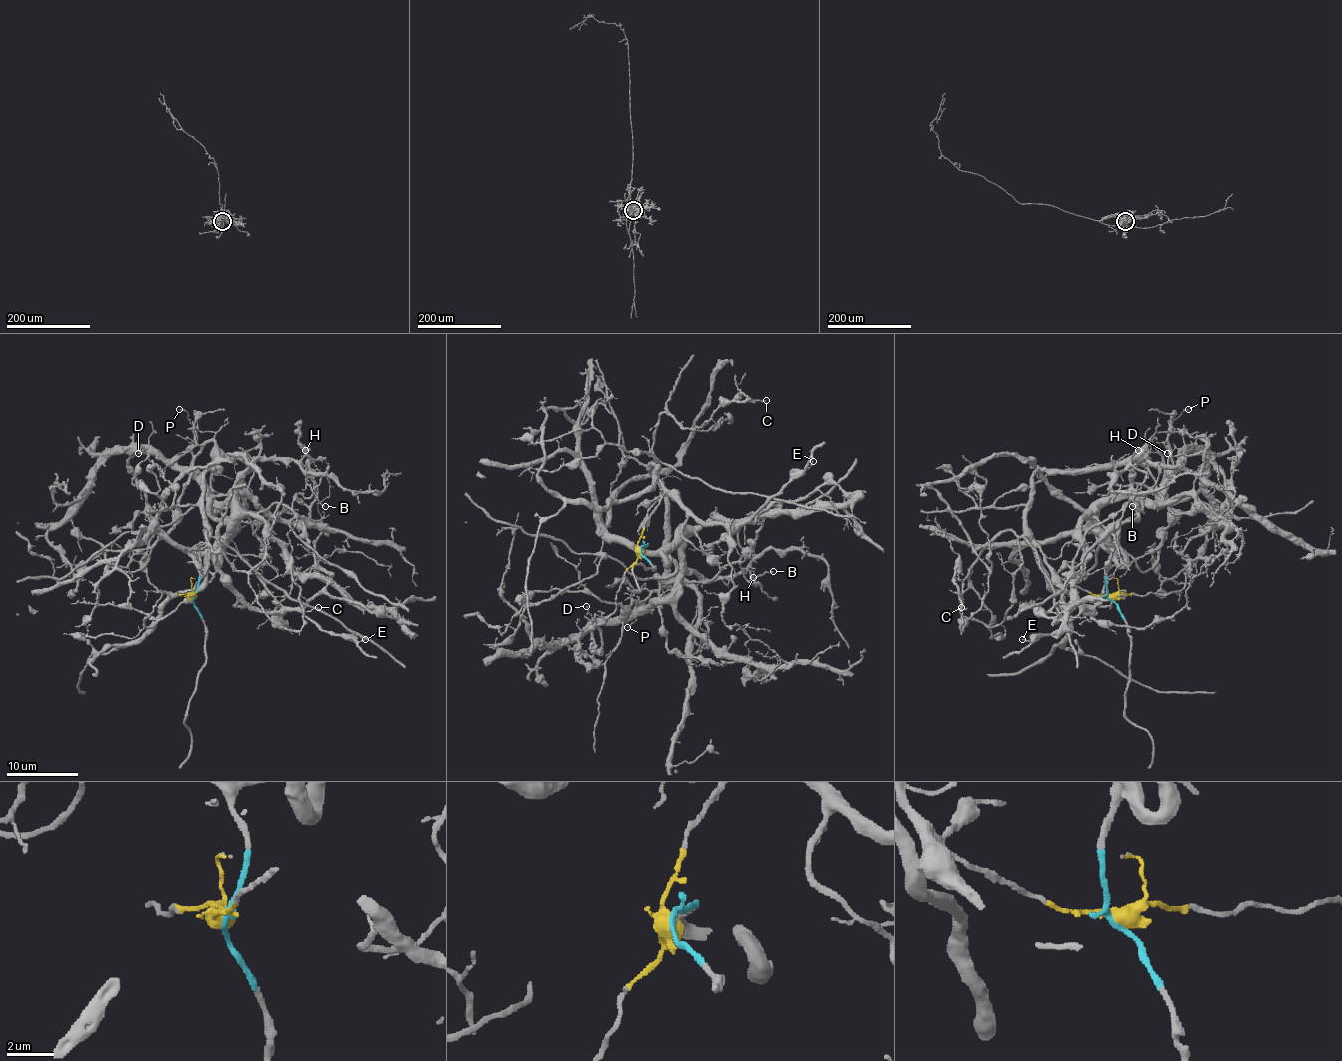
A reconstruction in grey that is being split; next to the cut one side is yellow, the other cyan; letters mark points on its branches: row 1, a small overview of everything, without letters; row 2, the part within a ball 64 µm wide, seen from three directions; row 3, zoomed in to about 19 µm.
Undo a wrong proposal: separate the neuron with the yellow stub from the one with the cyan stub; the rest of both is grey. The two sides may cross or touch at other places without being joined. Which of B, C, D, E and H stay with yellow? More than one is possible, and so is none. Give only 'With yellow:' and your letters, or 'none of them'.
With yellow: C, E

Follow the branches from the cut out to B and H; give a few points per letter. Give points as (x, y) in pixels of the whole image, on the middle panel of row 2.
B: (640, 550), (664, 550), (682, 537), (683, 570), (705, 579), (744, 572), (753, 584), (773, 572)
H: (640, 550), (664, 550), (682, 537), (683, 570), (707, 581), (750, 570), (753, 577)

